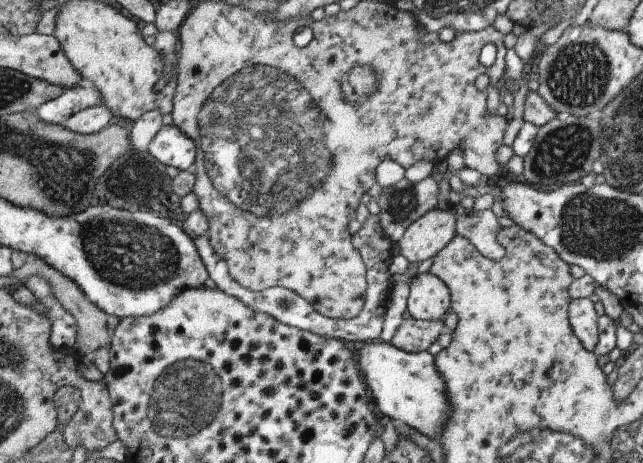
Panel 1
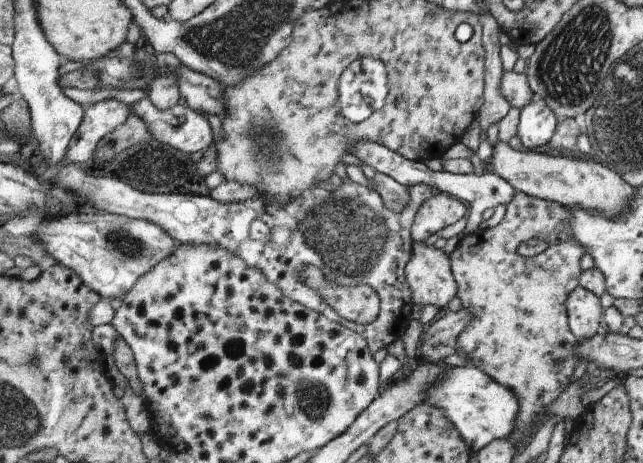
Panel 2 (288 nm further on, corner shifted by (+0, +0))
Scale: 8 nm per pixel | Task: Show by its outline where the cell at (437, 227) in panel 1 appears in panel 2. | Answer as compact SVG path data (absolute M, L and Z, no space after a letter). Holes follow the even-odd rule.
M437 192L425 206L419 210L413 226L413 240L415 244L423 244L427 238L431 238L435 232L453 226L461 218L469 220L471 208L457 200L455 196L449 196L445 192Z

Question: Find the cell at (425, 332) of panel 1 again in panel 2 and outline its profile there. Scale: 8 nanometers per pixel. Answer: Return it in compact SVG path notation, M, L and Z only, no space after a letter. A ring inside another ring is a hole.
M467 310L449 312L437 322L425 326L421 340L419 340L419 352L427 362L443 362L445 358L457 354L459 350L459 334L467 330L467 324L471 324L473 314Z

